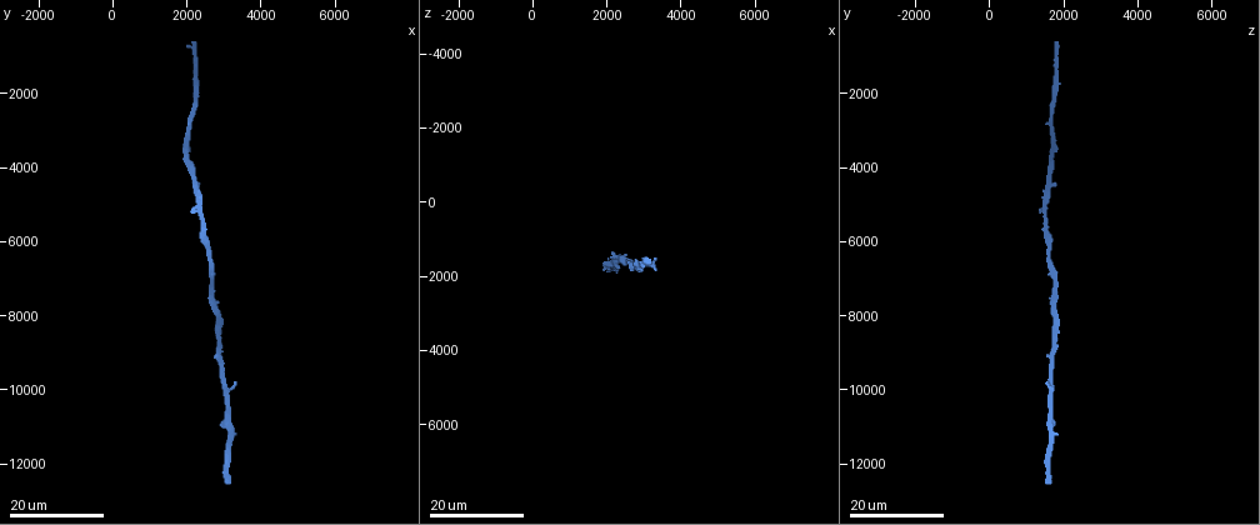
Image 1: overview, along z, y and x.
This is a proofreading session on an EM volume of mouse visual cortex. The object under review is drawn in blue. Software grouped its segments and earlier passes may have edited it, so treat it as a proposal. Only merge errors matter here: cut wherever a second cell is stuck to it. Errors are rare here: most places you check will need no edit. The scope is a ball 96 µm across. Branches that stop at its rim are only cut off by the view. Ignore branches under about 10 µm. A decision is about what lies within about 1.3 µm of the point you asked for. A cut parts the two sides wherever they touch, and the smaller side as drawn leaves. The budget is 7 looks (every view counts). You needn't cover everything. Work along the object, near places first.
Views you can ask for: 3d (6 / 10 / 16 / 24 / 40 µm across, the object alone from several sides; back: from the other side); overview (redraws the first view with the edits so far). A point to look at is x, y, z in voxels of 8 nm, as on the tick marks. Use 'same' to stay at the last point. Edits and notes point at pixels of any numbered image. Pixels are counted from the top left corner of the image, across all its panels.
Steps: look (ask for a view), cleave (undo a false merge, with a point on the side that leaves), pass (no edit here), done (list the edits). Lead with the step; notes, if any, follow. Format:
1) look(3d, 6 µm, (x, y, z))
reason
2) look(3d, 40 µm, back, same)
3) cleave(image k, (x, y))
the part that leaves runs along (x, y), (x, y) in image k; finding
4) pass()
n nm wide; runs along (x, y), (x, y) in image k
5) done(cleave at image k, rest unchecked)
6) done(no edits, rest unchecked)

look(3d, 24 µm, (2800, 8000, 1800))
thin neck

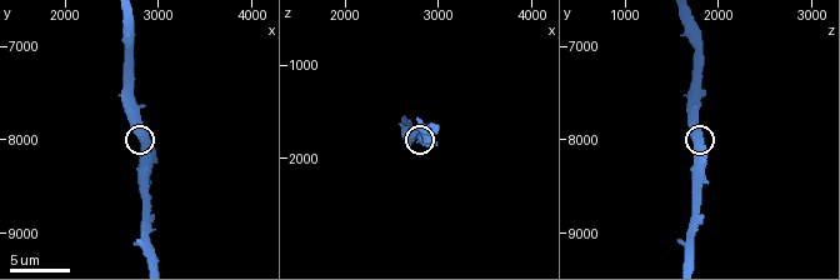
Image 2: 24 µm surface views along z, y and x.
look(3d, 10 µm, (2800, 8000, 1750))

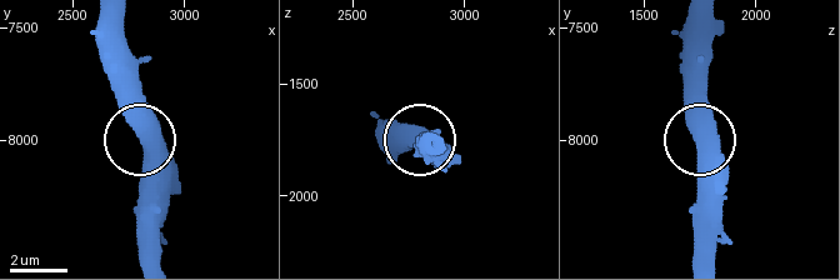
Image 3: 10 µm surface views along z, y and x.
pass()
runs along (700, 26), (700, 239) in image 3; continuous, no second cell

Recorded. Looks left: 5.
look(3d, 24 µm, (2400, 5100, 1500))
three-way junction

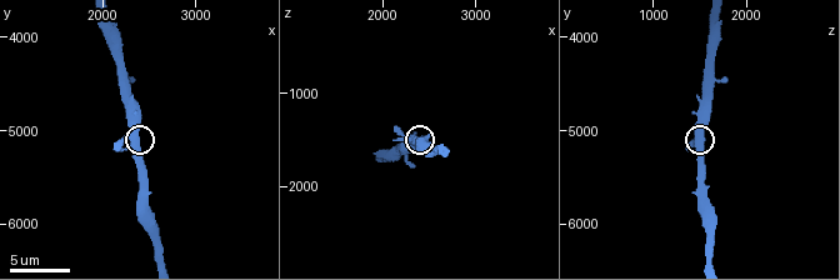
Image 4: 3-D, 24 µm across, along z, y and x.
look(3d, 6 µm, (2350, 5100, 1550))

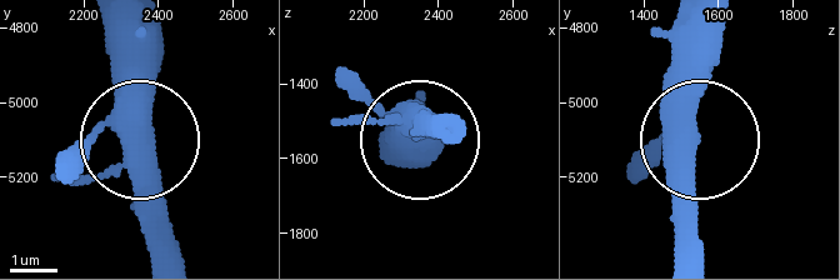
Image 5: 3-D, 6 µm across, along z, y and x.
pass()
420 nm wide; runs along (690, 258), (690, 30) in image 5; continuous, no second cell

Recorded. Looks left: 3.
look(3d, 24 µm, (2000, 3500, 1700))
sudden change in width

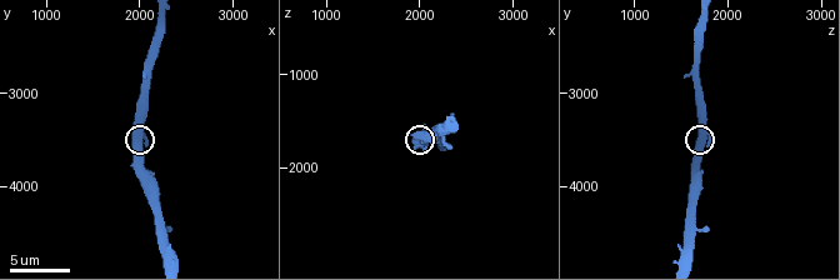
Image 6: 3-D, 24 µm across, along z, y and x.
look(3d, 10 µm, (2000, 3550, 1700))

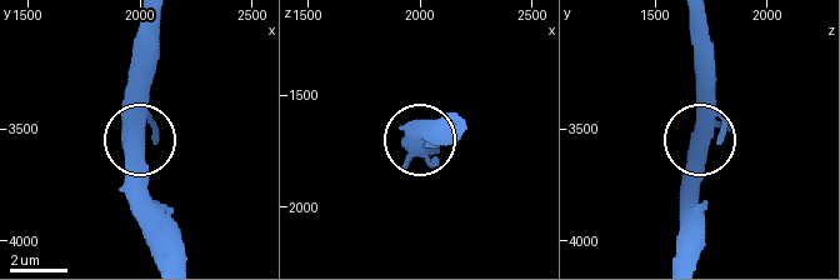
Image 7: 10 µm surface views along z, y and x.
pass()
runs along (689, 256), (704, 44) in image 7; one cell here

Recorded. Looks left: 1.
look(3d, 16 µm, (2500, 5850, 1550))
three arms meet

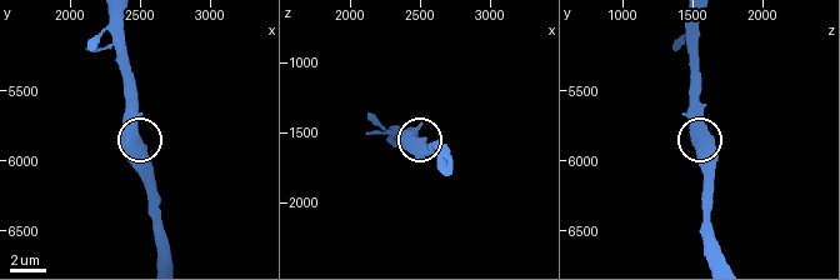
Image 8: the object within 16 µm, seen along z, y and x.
pass()
runs along (156, 225), (151, 164), (139, 136), (139, 94) in image 8; all the same cell

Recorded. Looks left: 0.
done(no edits, rest unchecked)

